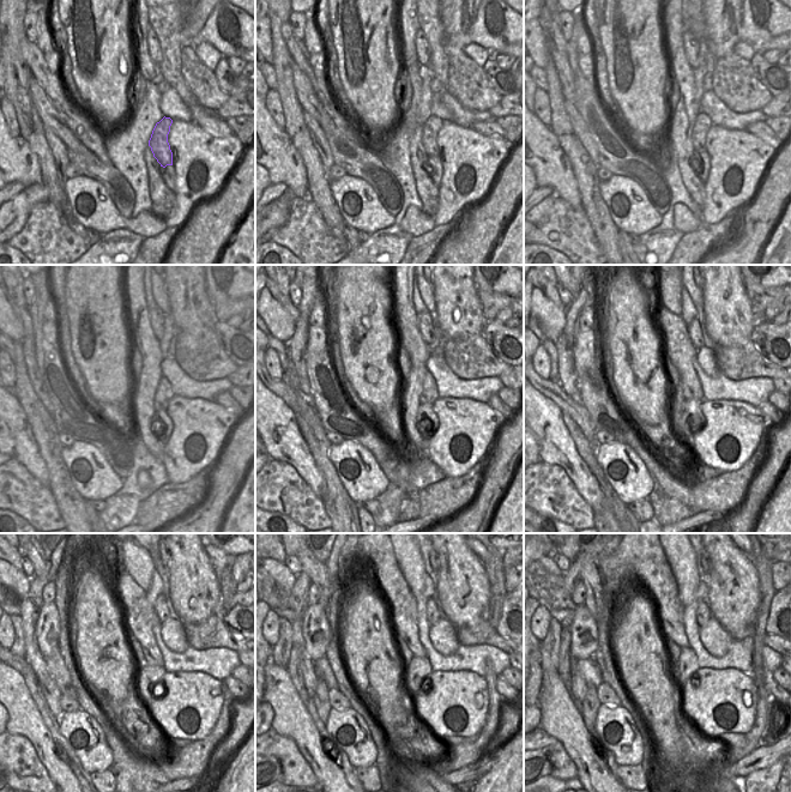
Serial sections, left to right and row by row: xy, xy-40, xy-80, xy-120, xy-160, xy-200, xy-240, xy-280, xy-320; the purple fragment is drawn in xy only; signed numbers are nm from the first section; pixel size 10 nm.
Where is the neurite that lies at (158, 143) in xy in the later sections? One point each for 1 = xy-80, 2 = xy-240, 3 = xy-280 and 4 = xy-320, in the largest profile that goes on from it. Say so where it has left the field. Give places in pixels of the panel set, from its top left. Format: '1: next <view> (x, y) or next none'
1: next xy-80 (702, 124)
2: next xy-240 (139, 616)
3: next xy-280 (390, 579)
4: next xy-320 (642, 557)

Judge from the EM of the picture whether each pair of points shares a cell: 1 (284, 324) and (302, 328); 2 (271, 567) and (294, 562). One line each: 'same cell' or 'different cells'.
1: different cells
2: different cells

